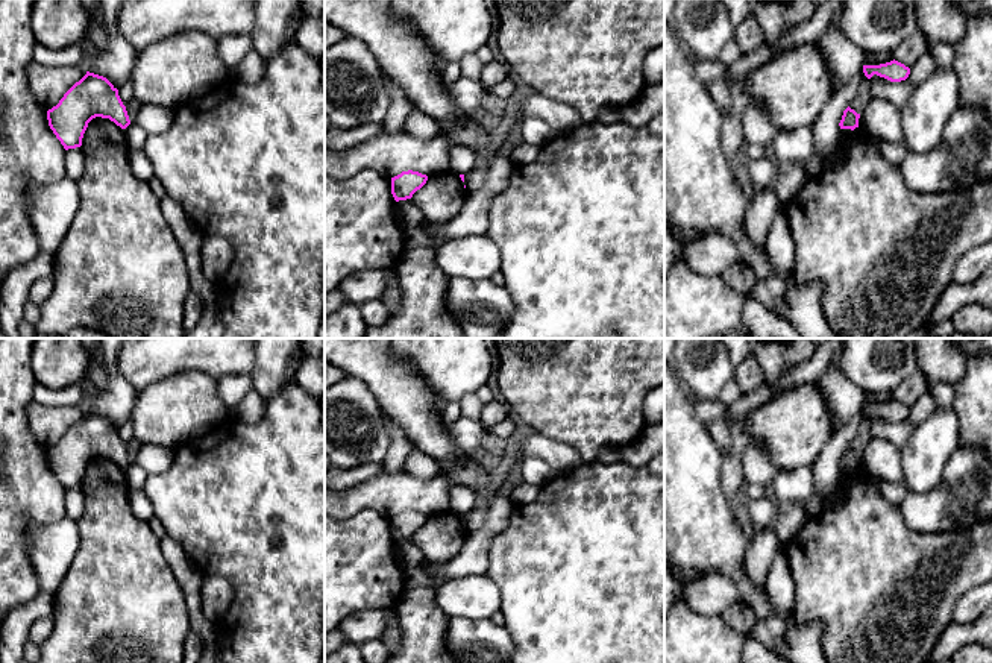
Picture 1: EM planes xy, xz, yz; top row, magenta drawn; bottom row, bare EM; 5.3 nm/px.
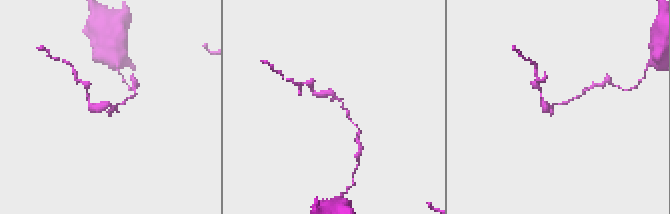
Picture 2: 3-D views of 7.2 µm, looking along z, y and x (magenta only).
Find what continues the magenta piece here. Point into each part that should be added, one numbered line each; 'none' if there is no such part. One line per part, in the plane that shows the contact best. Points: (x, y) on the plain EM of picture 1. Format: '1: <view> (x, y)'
none

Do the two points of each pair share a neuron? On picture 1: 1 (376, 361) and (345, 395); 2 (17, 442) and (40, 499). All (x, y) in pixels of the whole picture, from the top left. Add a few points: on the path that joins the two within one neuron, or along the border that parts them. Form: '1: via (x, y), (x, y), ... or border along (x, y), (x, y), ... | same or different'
1: border along (348, 375), (361, 380), (381, 407) | different
2: via (17, 455), (17, 477), (26, 486) | same

